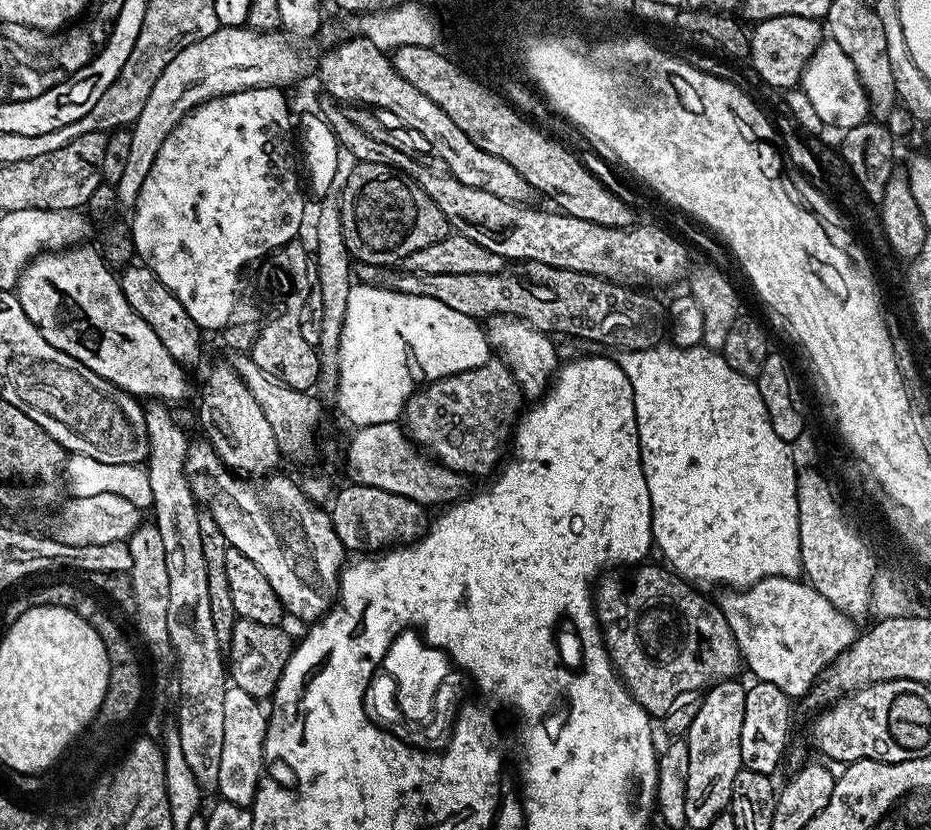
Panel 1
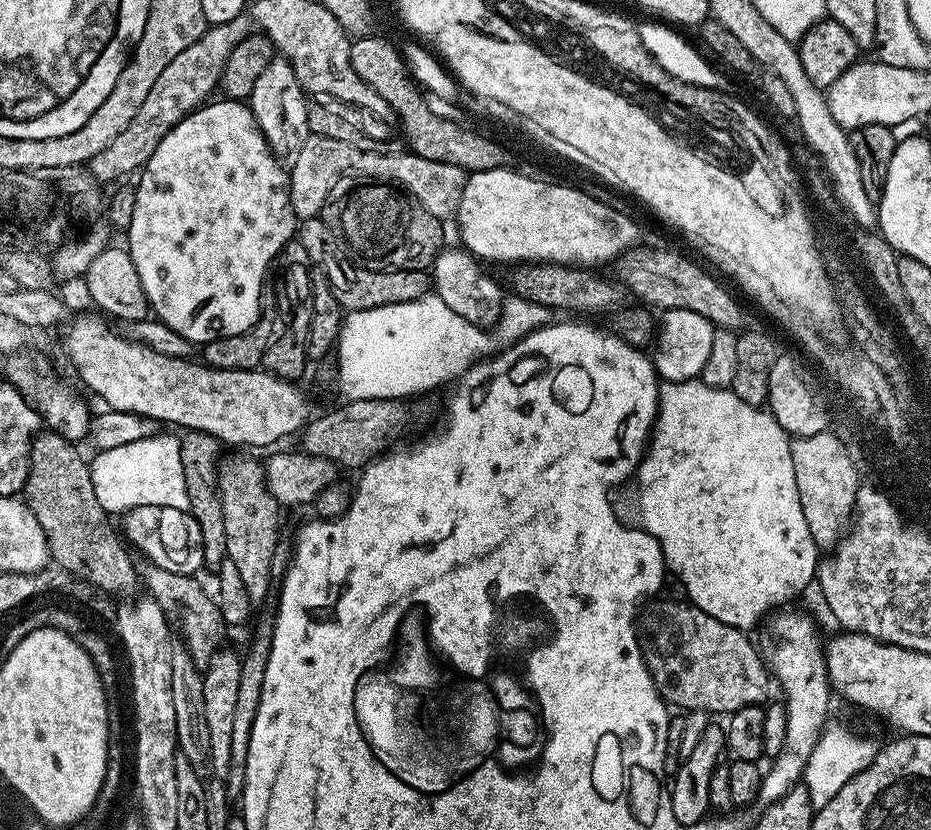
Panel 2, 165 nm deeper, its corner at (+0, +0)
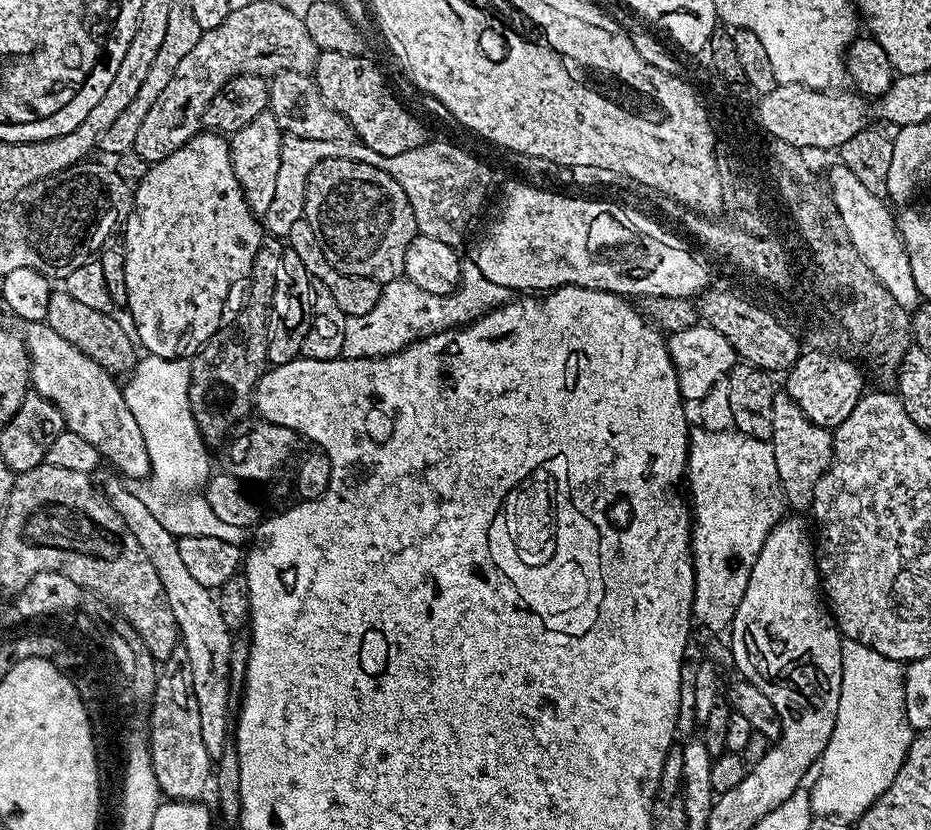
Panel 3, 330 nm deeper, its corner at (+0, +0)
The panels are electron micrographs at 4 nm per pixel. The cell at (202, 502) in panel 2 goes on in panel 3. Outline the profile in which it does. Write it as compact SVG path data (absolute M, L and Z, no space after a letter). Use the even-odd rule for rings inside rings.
M264 238L261 239L260 245L258 246L258 254L254 254L254 262L252 263L252 270L250 273L250 281L252 280L252 289L248 292L248 301L244 304L244 309L241 310L240 313L236 316L236 321L233 322L232 325L222 326L220 329L215 332L211 338L208 339L206 343L204 343L199 352L196 353L195 356L191 357L191 365L192 365L192 373L190 374L190 388L189 388L189 400L190 400L190 408L193 410L194 422L197 423L197 428L200 431L201 438L204 440L205 445L213 446L212 444L220 444L223 445L225 441L229 439L233 435L235 426L237 421L247 417L249 413L253 411L254 408L254 393L257 391L258 385L256 383L259 382L260 379L264 376L264 371L270 368L268 363L268 333L270 331L270 317L274 312L274 297L276 295L276 279L282 274L282 254L284 253L286 244L283 239L280 238Z

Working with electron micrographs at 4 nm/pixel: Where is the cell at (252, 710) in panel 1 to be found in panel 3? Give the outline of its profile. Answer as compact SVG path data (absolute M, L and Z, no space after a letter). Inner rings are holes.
M116 480L106 481L105 484L102 484L102 488L108 501L120 511L120 516L134 534L134 538L138 538L138 546L142 546L142 550L146 550L146 558L150 558L150 566L154 566L154 570L158 570L158 582L162 582L162 590L168 599L168 608L174 614L176 627L180 630L182 652L184 648L183 655L188 661L190 678L194 682L194 698L198 698L198 714L202 721L202 742L206 746L206 754L210 754L212 761L218 761L222 755L226 736L230 732L227 699L230 695L228 675L230 674L230 650L234 639L233 629L228 628L226 622L222 622L222 610L217 597L209 589L204 588L202 582L197 582L191 576L190 570L186 570L186 562L182 562L182 554L178 554L177 537L173 536L170 530L166 530L166 526L162 526L162 522L158 522L158 518L154 518L154 514L150 514L150 510L140 501L139 495L135 491L131 492L130 489L123 488Z

